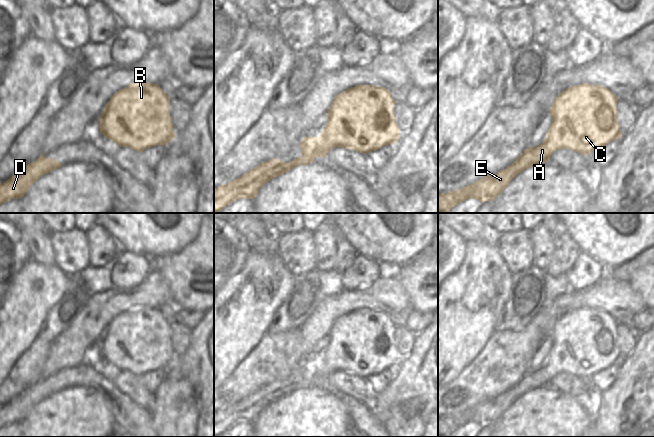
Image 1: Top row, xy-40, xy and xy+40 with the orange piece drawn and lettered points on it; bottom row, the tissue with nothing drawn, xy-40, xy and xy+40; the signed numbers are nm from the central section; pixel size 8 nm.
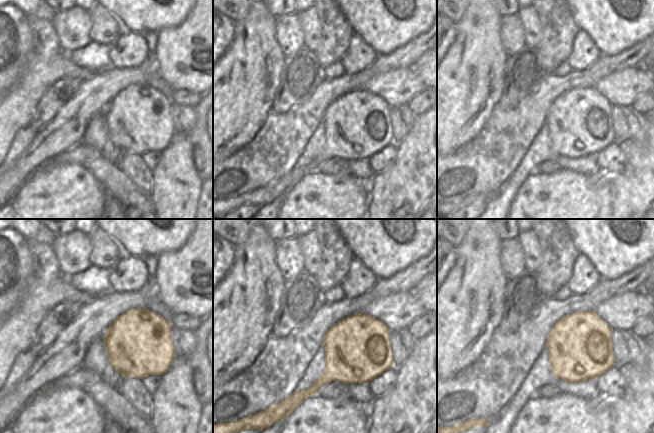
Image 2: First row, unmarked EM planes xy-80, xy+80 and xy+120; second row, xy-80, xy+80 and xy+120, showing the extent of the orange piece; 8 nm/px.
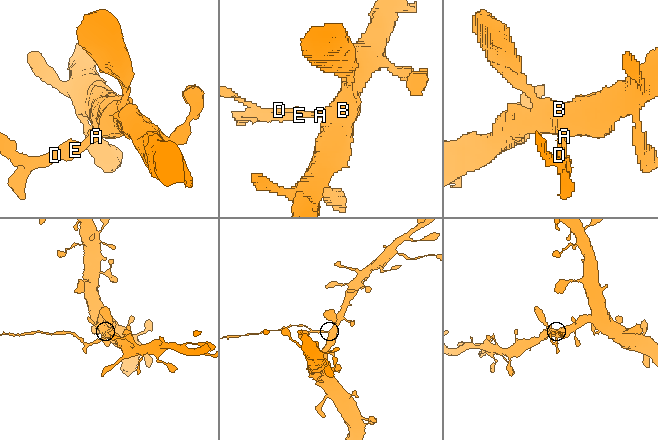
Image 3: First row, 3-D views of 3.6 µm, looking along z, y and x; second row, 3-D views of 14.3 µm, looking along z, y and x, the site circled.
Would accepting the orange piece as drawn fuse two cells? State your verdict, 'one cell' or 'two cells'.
two cells

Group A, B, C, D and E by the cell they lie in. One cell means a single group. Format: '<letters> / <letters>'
A D E / B C

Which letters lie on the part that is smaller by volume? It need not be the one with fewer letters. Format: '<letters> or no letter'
A, D, E.

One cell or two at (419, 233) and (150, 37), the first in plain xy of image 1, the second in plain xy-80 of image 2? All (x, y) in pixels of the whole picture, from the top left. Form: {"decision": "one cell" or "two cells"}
{"decision": "two cells"}

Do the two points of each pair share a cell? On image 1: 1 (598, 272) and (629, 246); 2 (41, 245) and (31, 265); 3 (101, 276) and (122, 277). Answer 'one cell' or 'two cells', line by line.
1: two cells
2: two cells
3: two cells

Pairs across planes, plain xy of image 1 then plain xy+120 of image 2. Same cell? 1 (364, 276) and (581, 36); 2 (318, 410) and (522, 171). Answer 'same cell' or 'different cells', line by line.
1: same cell
2: different cells

